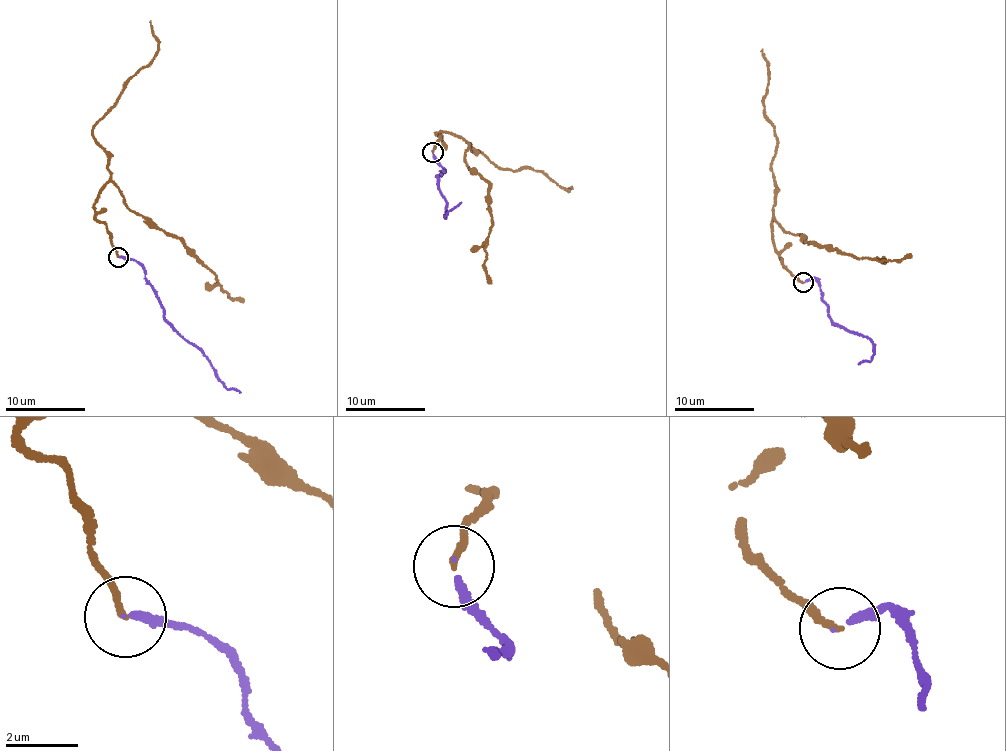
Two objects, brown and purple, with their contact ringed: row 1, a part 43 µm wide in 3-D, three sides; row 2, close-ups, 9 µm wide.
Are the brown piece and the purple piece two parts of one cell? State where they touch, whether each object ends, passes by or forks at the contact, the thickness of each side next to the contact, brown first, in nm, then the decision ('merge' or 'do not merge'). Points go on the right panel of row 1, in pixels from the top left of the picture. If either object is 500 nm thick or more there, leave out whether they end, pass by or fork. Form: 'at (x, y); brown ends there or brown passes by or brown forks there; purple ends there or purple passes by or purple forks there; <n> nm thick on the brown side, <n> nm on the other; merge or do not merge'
at (803, 282); brown ends there; purple ends there; 170 nm thick on the brown side, 150 nm on the other; merge

